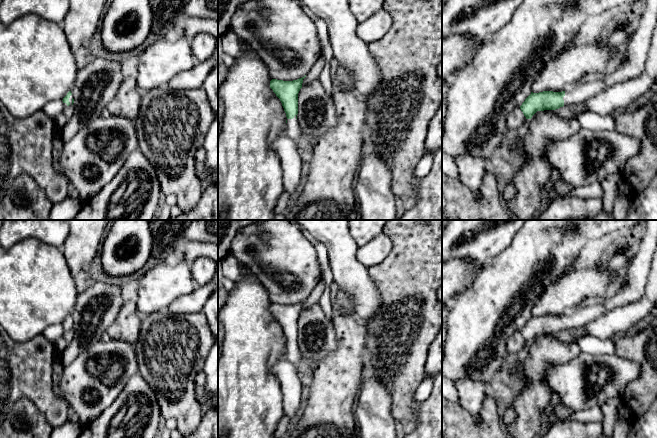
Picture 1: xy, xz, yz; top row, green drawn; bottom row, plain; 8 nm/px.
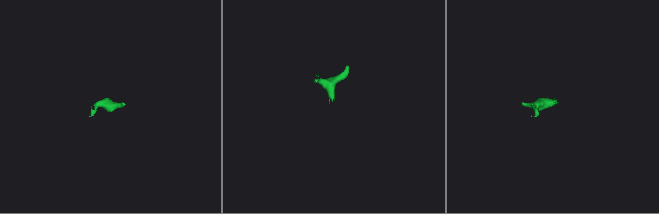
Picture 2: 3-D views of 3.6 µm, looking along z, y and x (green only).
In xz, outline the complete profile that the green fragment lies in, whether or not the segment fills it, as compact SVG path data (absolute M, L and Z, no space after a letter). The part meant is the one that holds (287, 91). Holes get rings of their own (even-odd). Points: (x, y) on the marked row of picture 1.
M306 75L302 78L293 80L293 81L283 81L283 80L277 80L277 79L272 79L270 81L270 88L276 94L276 96L280 99L282 106L284 108L284 111L286 113L287 120L286 120L285 135L291 138L297 146L298 146L300 138L302 137L301 130L299 128L299 123L297 121L298 93L300 89L302 88L303 79L305 77Z

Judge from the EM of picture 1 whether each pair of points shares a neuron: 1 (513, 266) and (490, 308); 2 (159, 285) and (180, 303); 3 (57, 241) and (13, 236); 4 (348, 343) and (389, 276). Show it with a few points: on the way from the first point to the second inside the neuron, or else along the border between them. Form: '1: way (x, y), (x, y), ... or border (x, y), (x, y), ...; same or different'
1: way (513, 276), (493, 298); same
2: border (195, 286), (189, 293), (177, 297), (165, 311); different
3: way (46, 231), (24, 231); same
4: border (364, 324), (366, 337); different

